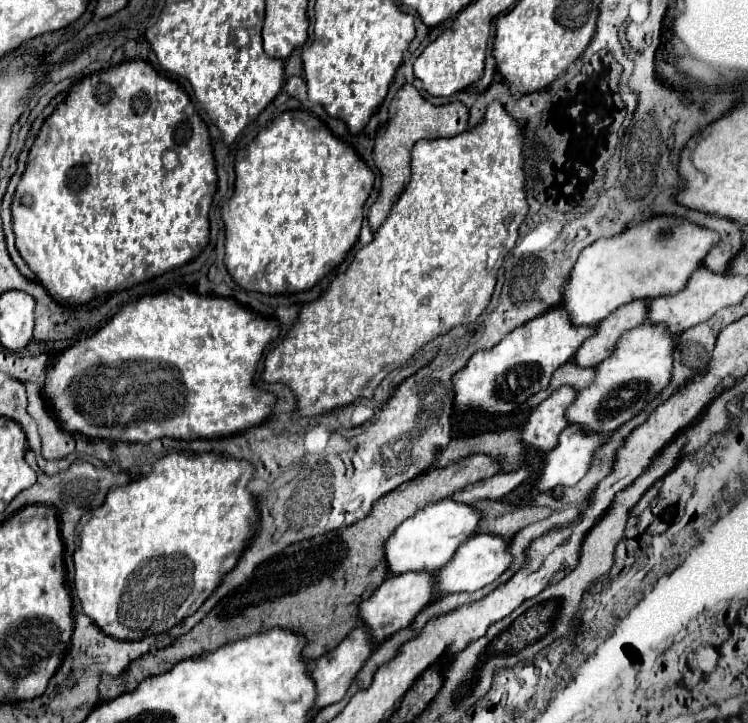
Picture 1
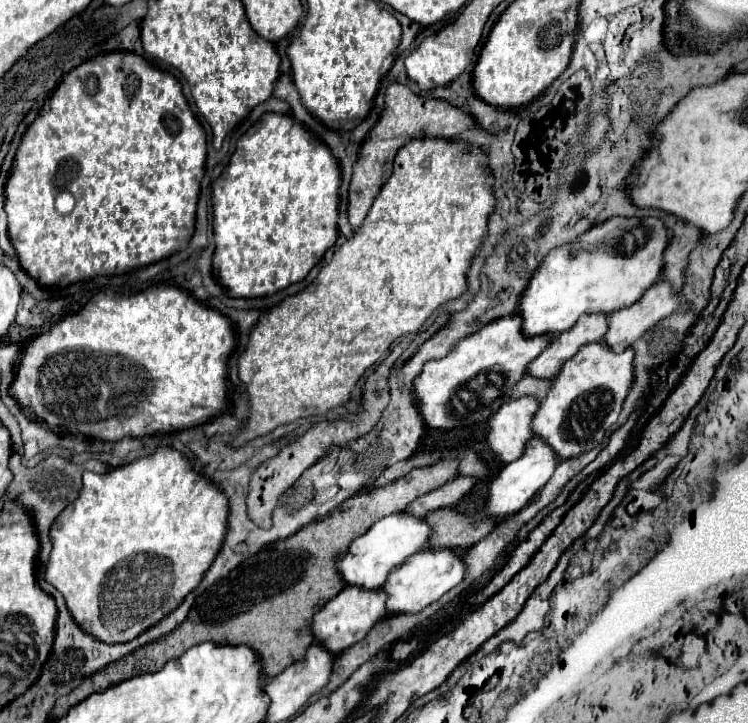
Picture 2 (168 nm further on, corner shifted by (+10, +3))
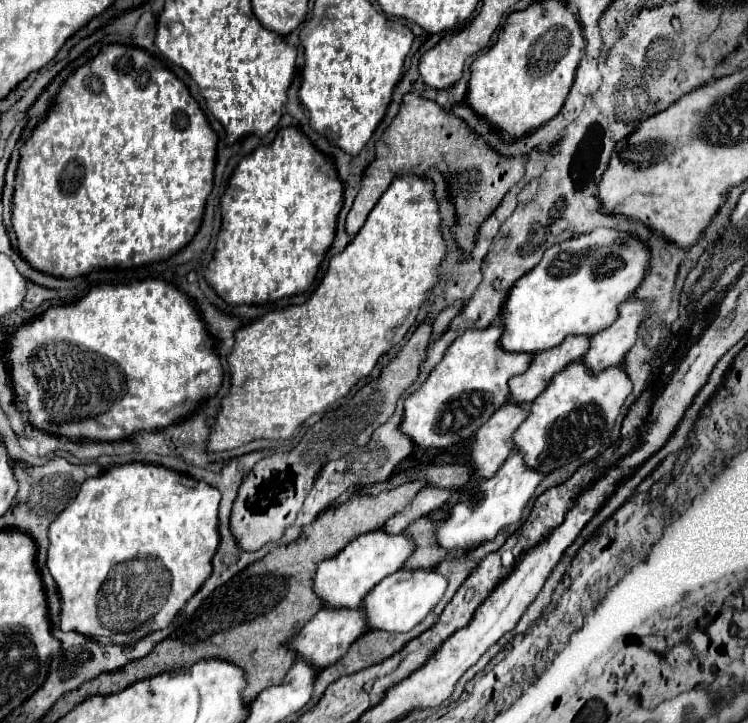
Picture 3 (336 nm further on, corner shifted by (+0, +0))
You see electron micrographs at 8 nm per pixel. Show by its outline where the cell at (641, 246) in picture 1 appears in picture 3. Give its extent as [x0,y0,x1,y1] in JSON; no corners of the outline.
[501,228,651,354]

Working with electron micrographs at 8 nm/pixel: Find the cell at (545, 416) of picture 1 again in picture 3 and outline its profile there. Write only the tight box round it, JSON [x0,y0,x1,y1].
[471,402,527,478]

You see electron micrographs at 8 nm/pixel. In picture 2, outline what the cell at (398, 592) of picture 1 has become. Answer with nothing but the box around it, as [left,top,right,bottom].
[311,587,385,655]

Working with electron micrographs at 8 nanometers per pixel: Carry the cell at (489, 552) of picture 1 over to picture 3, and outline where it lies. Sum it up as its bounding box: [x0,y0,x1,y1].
[363,568,447,632]

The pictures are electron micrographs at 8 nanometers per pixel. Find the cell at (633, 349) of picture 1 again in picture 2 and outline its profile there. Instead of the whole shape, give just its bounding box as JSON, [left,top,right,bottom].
[531,343,633,459]

